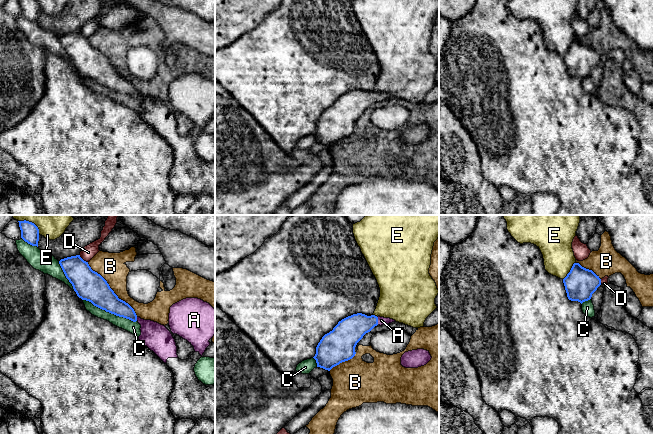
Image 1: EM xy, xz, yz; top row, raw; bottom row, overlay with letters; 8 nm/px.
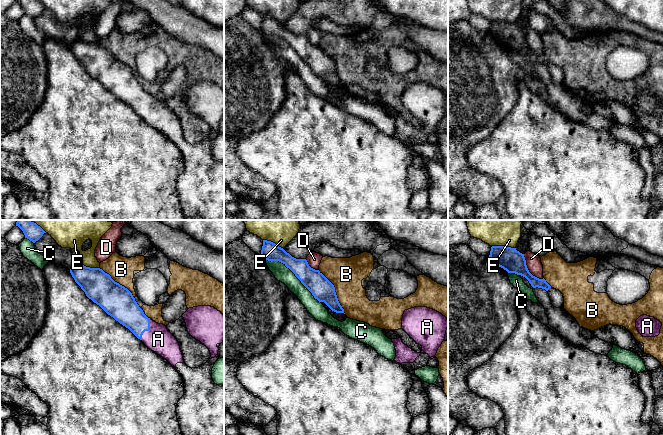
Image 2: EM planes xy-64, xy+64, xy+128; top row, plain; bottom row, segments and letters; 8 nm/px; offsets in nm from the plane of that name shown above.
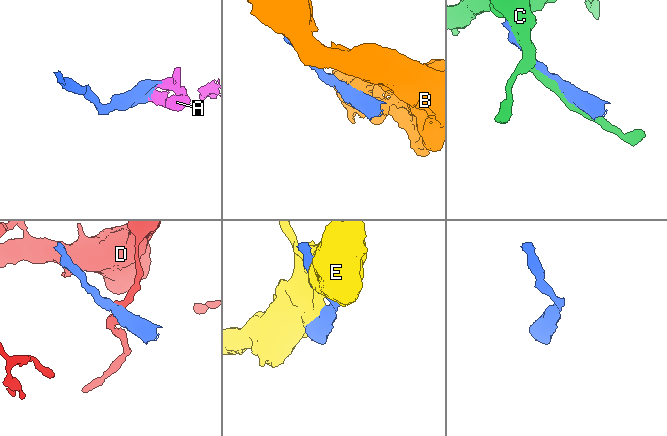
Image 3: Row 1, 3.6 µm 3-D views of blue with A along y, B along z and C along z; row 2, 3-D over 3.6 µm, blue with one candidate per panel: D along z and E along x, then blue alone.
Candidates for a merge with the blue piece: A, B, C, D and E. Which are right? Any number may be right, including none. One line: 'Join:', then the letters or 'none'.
Join: A

